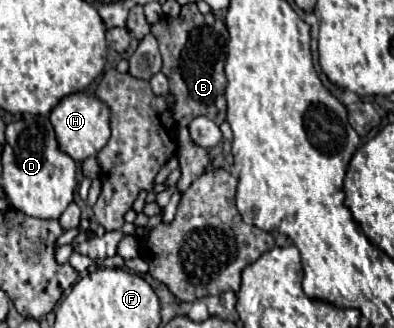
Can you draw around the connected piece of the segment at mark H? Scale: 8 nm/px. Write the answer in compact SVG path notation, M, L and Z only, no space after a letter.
M73 92L65 96L51 112L51 124L59 138L61 150L67 152L77 162L81 162L83 158L95 156L107 144L109 122L111 122L109 106L103 100L99 100L95 94L89 94L89 92Z

